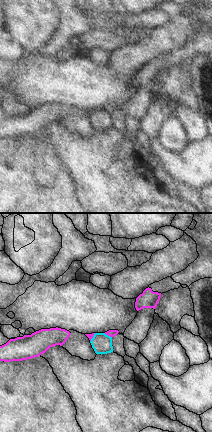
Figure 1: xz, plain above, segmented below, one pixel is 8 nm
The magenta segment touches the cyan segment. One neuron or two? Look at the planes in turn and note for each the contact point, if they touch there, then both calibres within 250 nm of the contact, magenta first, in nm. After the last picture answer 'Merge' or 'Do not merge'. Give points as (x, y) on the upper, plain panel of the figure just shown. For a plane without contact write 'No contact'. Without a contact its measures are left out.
Touches magenta at (108, 111). Thickness 60 nm (magenta) against 160 nm.

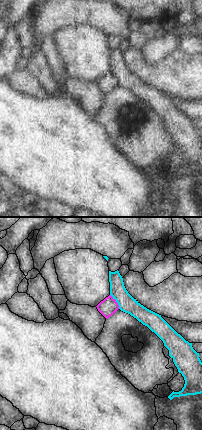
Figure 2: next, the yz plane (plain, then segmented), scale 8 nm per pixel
Touches magenta at (115, 77). Thickness 140 nm (magenta) against 140 nm.

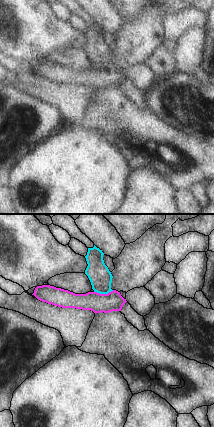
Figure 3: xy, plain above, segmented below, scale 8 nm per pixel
Touches magenta at (103, 70). Thickness 160 nm (magenta) against 180 nm.

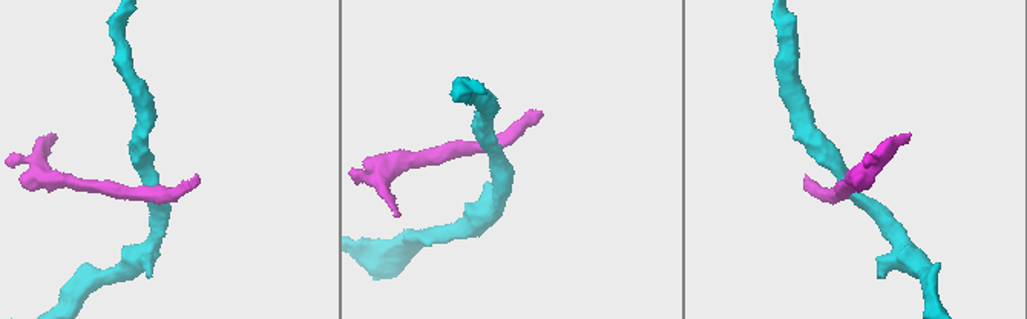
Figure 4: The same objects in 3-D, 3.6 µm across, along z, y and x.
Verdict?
Do not merge.

